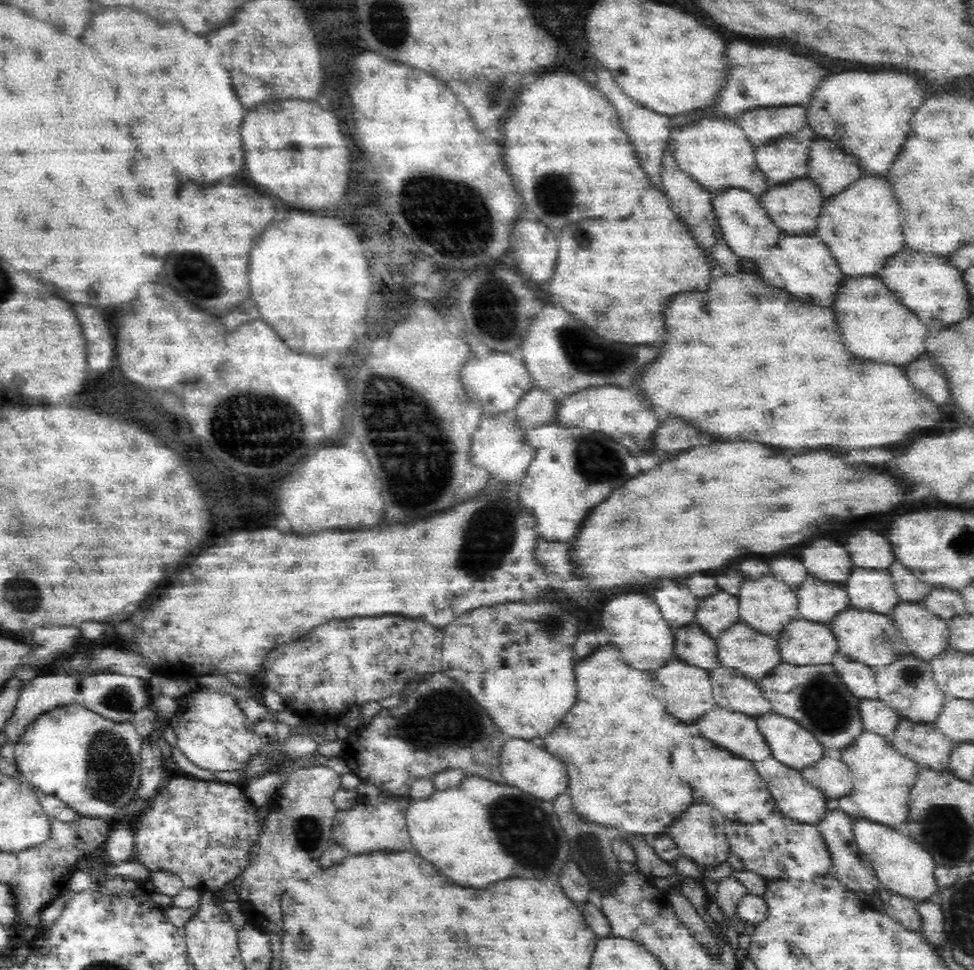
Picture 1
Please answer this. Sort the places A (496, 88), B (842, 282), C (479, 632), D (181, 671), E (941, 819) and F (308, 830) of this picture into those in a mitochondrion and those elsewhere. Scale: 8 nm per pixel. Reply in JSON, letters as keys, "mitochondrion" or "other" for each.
{"A":"mitochondrion","B":"other","C":"other","D":"other","E":"mitochondrion","F":"mitochondrion"}

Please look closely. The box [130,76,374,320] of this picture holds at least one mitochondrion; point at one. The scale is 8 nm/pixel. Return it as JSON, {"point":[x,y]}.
{"point":[201,270]}

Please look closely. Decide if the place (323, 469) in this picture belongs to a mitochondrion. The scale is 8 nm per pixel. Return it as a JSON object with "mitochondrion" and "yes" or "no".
{"mitochondrion":"no"}

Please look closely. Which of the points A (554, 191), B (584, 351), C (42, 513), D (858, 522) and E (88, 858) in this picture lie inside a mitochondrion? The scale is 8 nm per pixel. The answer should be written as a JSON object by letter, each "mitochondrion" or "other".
{"A":"mitochondrion","B":"mitochondrion","C":"other","D":"other","E":"other"}

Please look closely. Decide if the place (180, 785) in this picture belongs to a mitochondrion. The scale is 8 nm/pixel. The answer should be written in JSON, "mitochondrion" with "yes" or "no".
{"mitochondrion":"no"}

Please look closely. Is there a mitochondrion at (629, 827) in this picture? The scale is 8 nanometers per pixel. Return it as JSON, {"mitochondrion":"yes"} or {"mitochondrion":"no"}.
{"mitochondrion":"no"}

